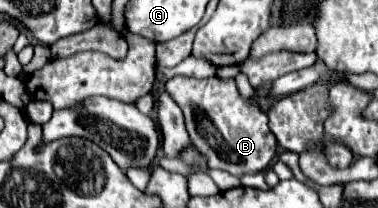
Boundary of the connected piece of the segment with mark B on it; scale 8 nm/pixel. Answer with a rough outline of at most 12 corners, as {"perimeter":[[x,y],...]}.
{"perimeter":[[174,76],[208,168],[234,176],[268,168],[268,116],[234,80]]}

